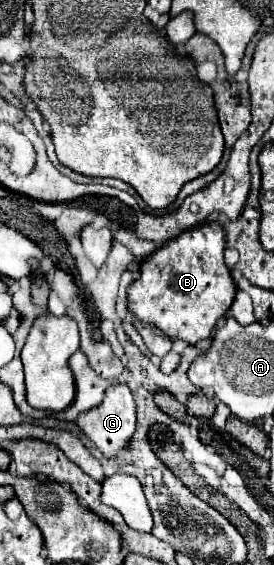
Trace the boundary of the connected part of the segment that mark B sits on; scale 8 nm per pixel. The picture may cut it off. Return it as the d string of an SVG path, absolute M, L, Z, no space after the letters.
M218 222L192 226L170 238L162 248L144 258L140 278L128 286L128 310L140 320L156 326L172 340L196 344L210 338L216 322L228 312L236 296L230 270L224 264L224 230Z

